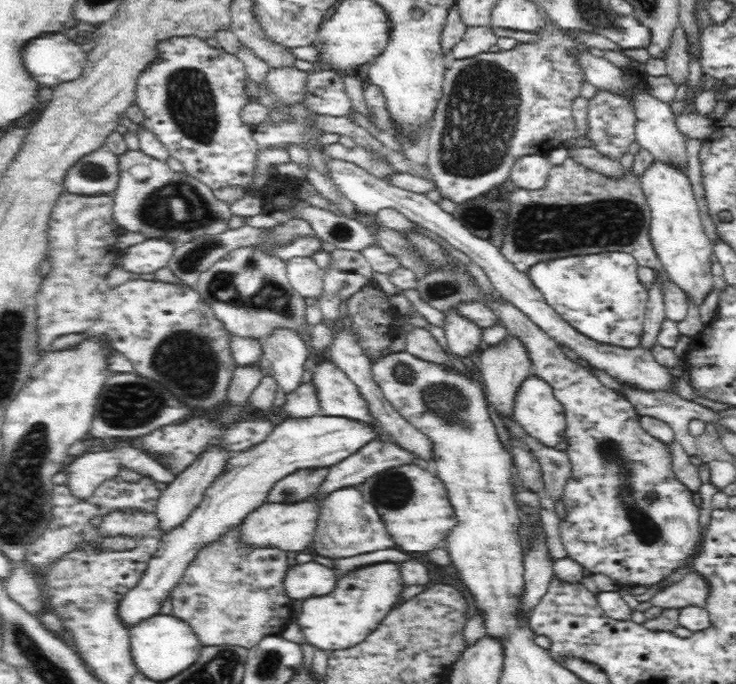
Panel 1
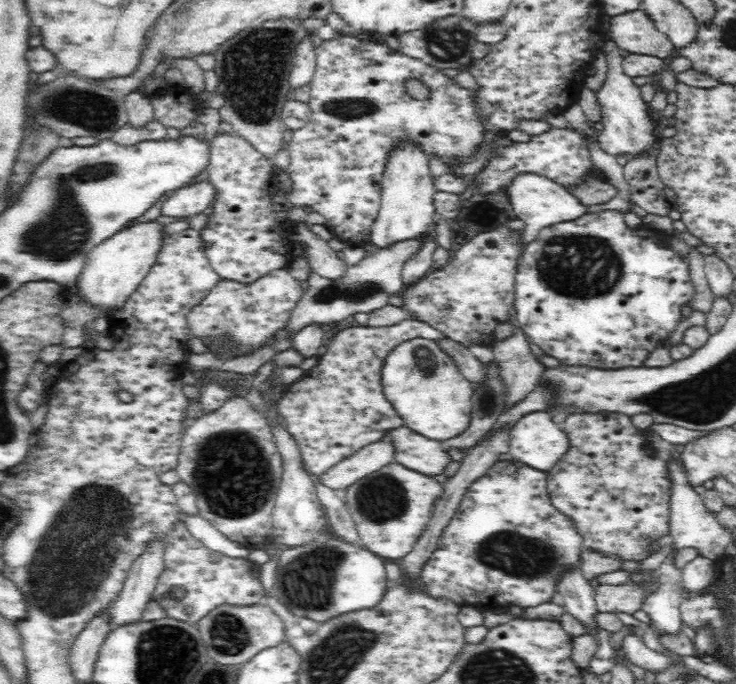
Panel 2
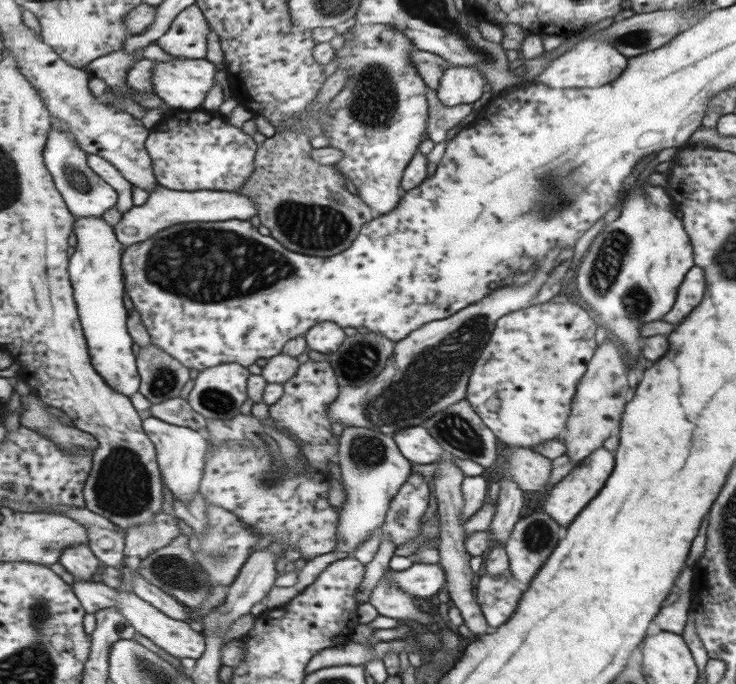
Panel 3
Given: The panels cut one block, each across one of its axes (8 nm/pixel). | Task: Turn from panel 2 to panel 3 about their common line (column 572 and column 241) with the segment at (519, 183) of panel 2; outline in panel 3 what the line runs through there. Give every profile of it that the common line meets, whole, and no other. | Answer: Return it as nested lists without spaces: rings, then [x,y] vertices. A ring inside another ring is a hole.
[[[160,185],[158,190],[151,193],[150,200],[144,206],[135,206],[126,213],[124,219],[116,226],[120,242],[128,247],[154,238],[156,234],[170,228],[174,224],[186,222],[226,222],[230,220],[252,220],[260,216],[260,206],[248,195],[241,192],[220,190],[200,190],[196,192],[171,190]]]

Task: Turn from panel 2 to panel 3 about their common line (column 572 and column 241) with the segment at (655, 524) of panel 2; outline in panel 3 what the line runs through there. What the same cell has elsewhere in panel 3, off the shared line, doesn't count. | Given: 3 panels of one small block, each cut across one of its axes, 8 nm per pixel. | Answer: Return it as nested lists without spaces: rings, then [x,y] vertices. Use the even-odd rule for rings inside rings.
[[[310,360],[285,384],[285,395],[271,405],[269,420],[263,421],[253,413],[233,419],[209,419],[205,431],[213,444],[202,486],[209,504],[231,510],[262,536],[275,536],[280,543],[296,546],[307,561],[331,553],[339,544],[338,512],[328,502],[328,484],[339,466],[339,439],[332,434],[328,409],[339,394],[339,387],[327,360]],[[279,432],[289,432],[305,442],[299,446],[301,454],[308,458],[305,471],[289,467],[282,450],[277,457],[272,456],[272,446],[266,438]]]

